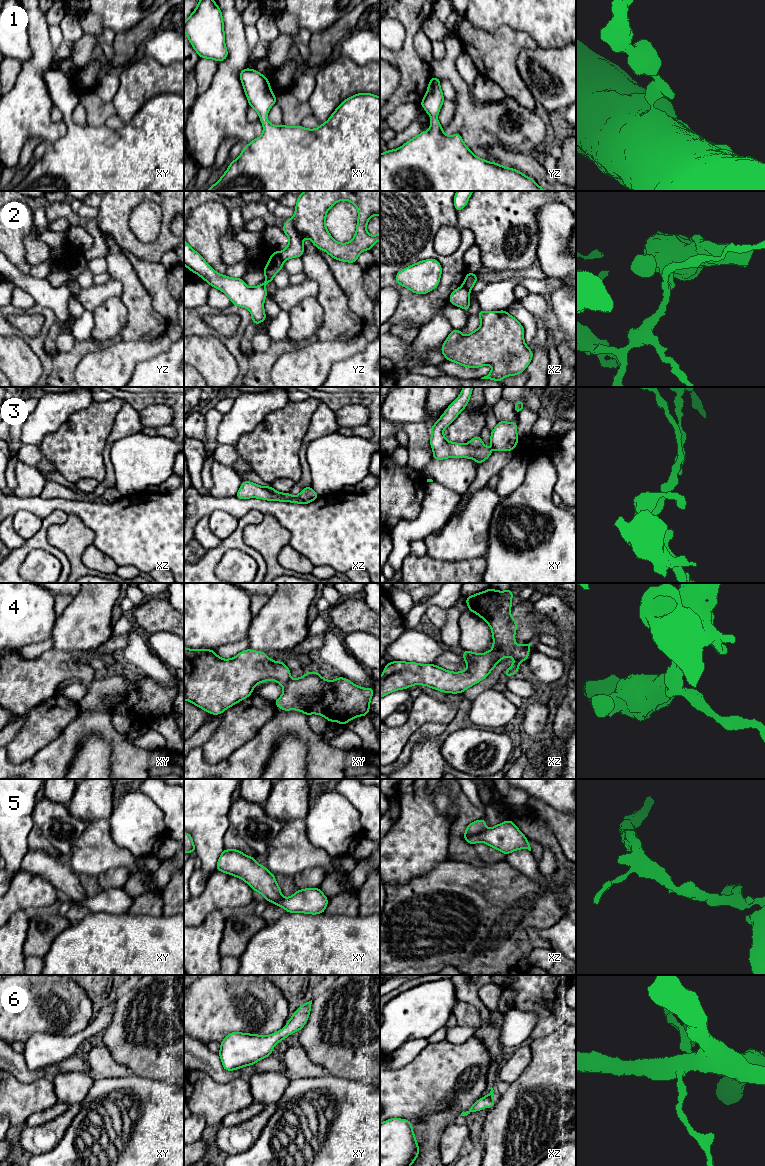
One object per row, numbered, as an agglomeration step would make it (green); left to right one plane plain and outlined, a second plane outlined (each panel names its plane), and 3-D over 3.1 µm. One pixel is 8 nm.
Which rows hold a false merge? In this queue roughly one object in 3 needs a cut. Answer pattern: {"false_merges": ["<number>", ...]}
{"false_merges": ["2", "3", "5"]}

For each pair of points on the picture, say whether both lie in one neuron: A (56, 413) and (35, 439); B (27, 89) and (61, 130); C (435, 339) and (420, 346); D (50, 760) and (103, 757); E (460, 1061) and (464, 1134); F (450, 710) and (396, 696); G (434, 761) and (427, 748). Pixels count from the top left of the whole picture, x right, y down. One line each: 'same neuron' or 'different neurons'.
A: same neuron
B: same neuron
C: same neuron
D: different neurons
E: different neurons
F: different neurons
G: same neuron

